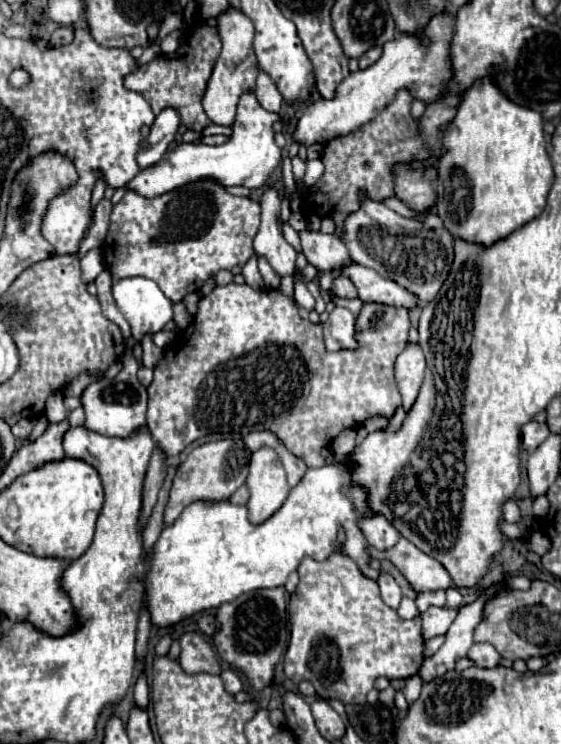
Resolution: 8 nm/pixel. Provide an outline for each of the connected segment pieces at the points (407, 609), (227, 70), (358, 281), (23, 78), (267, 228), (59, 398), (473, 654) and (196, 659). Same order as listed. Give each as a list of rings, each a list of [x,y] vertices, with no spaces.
[[[403,598],[403,600],[401,600],[401,606],[397,608],[397,614],[399,614],[403,620],[409,620],[409,618],[417,616],[419,612],[417,612],[415,600],[411,600],[411,598]]]
[[[229,8],[217,20],[219,20],[219,36],[223,42],[223,50],[209,78],[209,84],[203,96],[203,108],[205,108],[205,114],[211,118],[211,122],[221,124],[221,126],[231,126],[235,120],[239,98],[245,92],[251,92],[255,88],[259,66],[253,52],[253,22],[243,12],[233,10],[233,8]]]
[[[347,264],[345,268],[337,268],[337,272],[321,272],[319,274],[321,290],[327,292],[329,284],[337,276],[349,276],[349,280],[353,280],[357,294],[363,302],[381,302],[389,306],[403,306],[407,310],[413,310],[419,306],[419,300],[417,296],[413,296],[413,292],[409,292],[407,288],[401,288],[401,284],[397,284],[395,280],[389,280],[373,272],[371,268],[365,268],[359,264]]]
[[[15,68],[9,76],[9,82],[13,88],[23,88],[25,84],[29,84],[29,74],[25,72],[25,68]]]
[[[265,190],[261,198],[261,228],[253,238],[253,250],[257,256],[267,258],[279,278],[293,276],[295,272],[295,248],[283,238],[281,232],[281,198],[277,190]]]
[[[53,392],[49,398],[47,398],[47,406],[45,406],[45,416],[51,424],[55,422],[61,422],[67,418],[67,412],[65,412],[65,406],[63,406],[63,392]]]
[[[473,644],[467,658],[473,660],[479,668],[493,668],[499,664],[499,654],[491,644]]]
[[[187,632],[187,634],[181,636],[179,644],[181,644],[179,664],[185,672],[189,672],[189,674],[197,674],[197,672],[219,674],[221,672],[217,656],[215,656],[211,644],[207,644],[201,638],[201,634]]]

